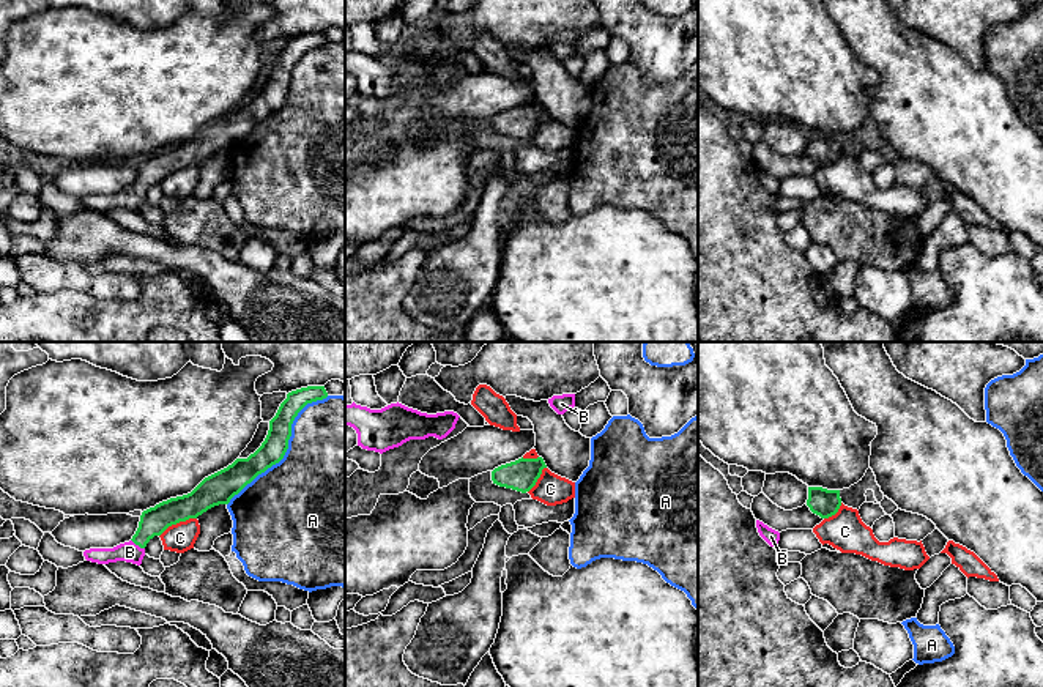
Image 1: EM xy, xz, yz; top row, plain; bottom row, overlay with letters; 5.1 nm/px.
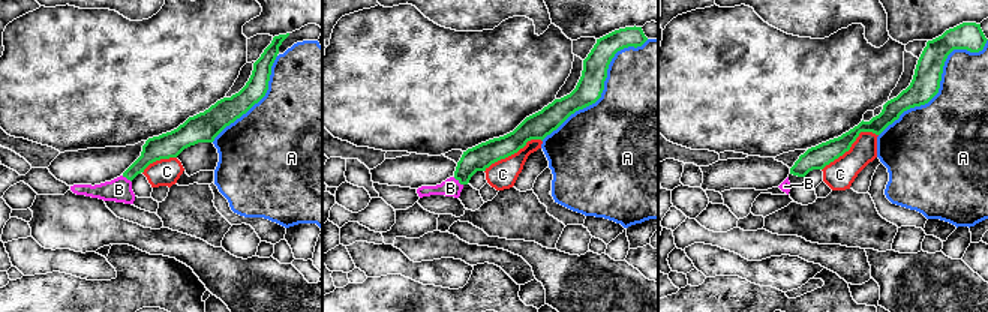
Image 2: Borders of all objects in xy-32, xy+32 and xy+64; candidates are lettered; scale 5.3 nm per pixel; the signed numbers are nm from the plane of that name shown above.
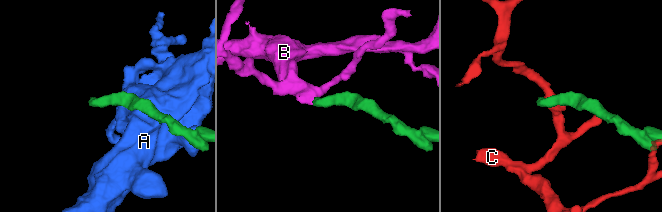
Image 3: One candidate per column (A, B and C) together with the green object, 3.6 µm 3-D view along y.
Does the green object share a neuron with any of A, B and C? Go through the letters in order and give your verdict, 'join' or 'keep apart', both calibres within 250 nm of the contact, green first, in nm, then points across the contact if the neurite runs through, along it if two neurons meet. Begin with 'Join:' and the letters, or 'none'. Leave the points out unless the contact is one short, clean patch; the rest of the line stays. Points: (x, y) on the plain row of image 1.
Join: B
A: keep apart; calibres 130 and 500 nm
B: join; calibres 140 and 100 nm; way xy (153, 169), (137, 191), (129, 199)
C: keep apart; calibres 160 and 150 nm

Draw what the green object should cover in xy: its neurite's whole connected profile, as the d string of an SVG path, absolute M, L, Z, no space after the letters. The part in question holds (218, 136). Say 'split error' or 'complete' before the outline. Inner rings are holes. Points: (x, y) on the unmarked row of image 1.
split error; M307 33L287 41L262 93L247 106L236 106L227 115L205 124L191 140L170 145L142 159L139 175L129 189L113 195L90 195L87 208L109 211L126 208L140 213L147 191L169 173L197 165L208 156L228 151L247 131L273 112L279 110L291 84L291 71L298 60L312 49L328 44L325 33Z

